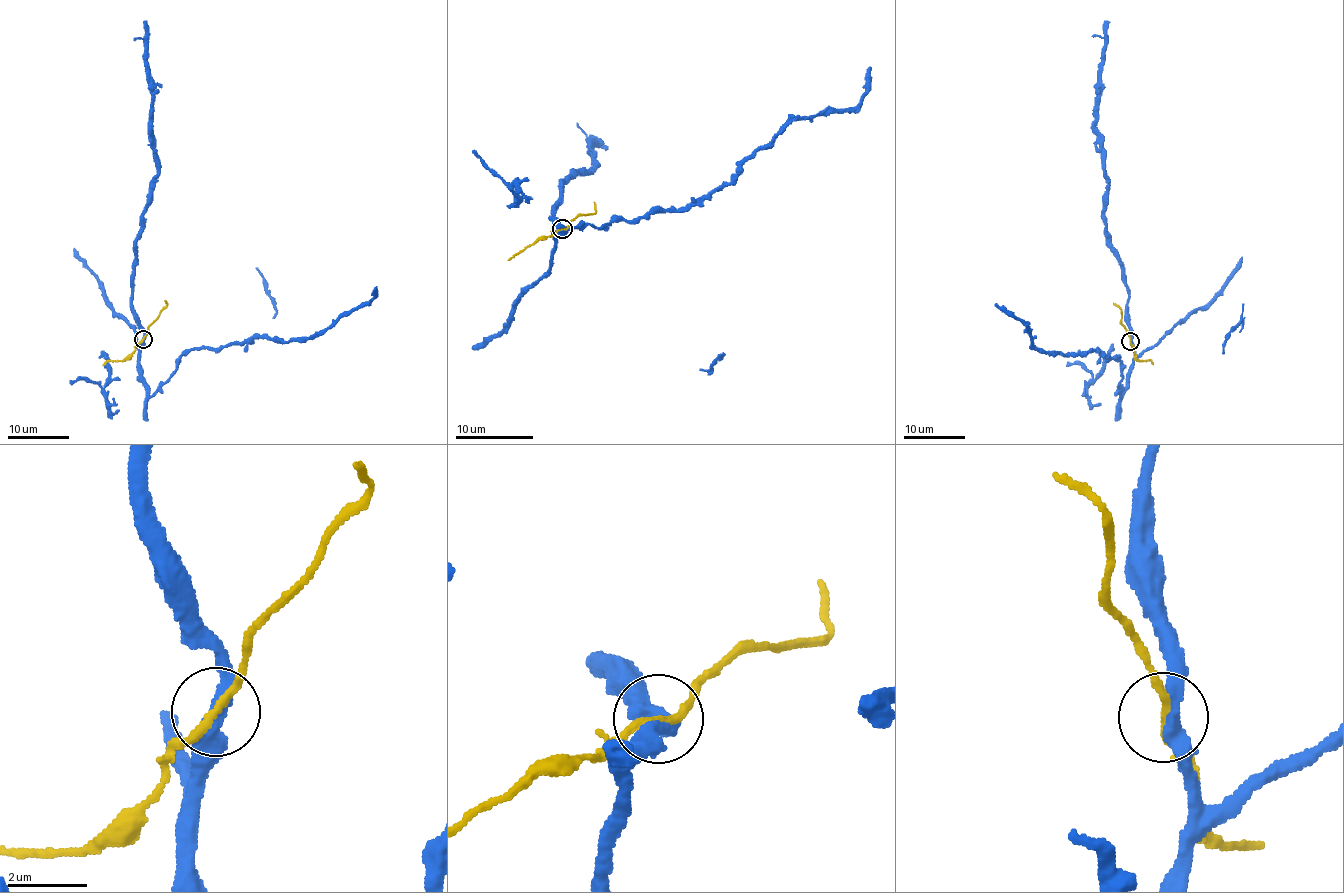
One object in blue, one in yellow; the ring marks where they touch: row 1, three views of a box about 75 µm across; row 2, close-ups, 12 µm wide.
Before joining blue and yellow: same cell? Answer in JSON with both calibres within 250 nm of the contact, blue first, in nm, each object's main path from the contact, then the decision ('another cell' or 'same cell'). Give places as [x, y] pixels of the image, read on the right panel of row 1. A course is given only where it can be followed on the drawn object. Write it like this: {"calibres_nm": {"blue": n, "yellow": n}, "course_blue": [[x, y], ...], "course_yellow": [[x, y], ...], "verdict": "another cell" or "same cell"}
{"calibres_nm": {"blue": 360, "yellow": 180}, "course_blue": [[1131, 341], [1134, 365], [1121, 397], [1119, 357], [1100, 351], [1042, 353], [1029, 327], [995, 303]], "course_yellow": [[1129, 341], [1135, 357], [1140, 361], [1148, 359], [1153, 364]], "verdict": "another cell"}

